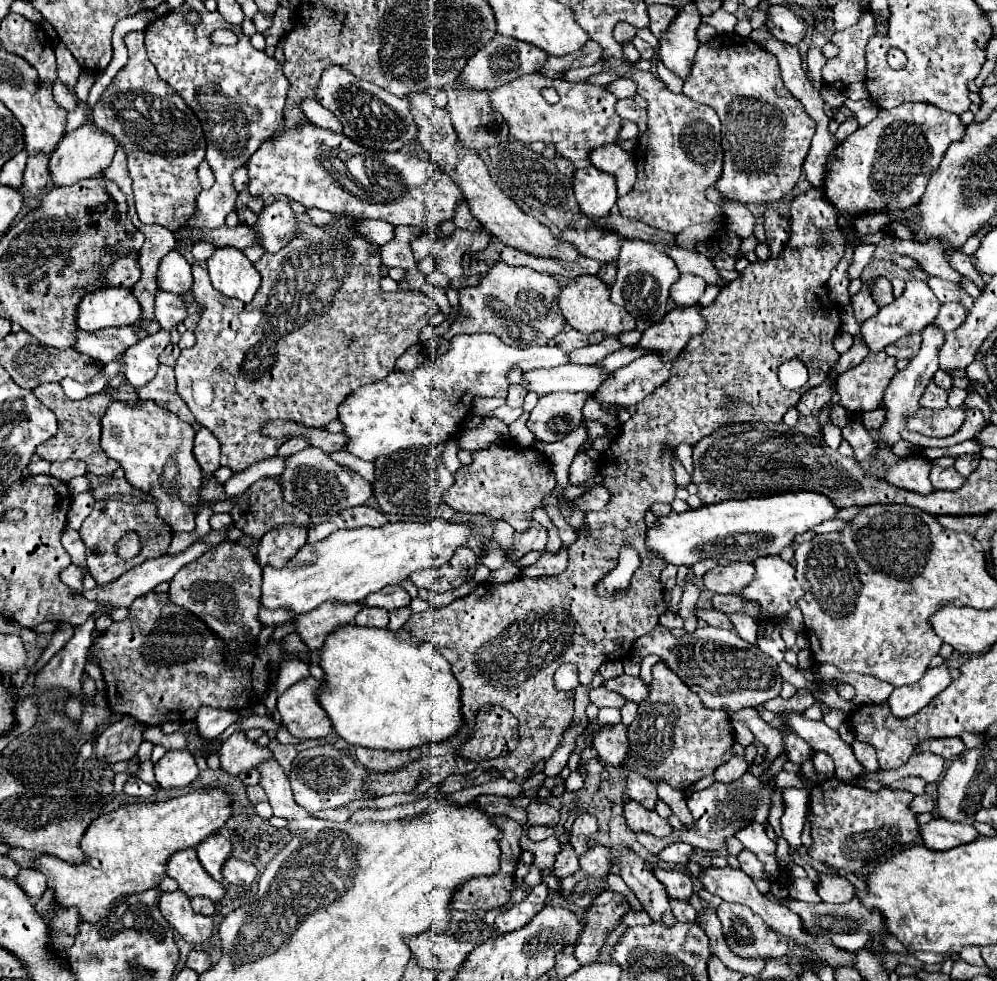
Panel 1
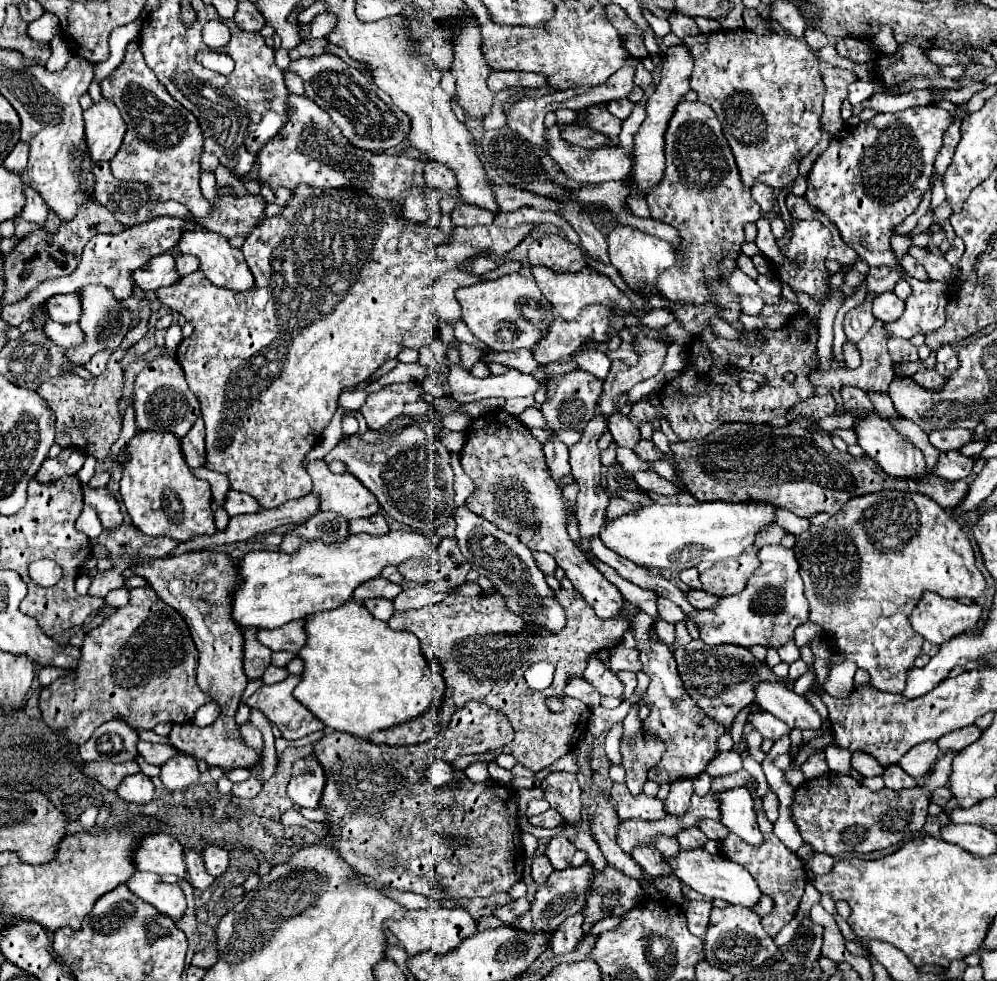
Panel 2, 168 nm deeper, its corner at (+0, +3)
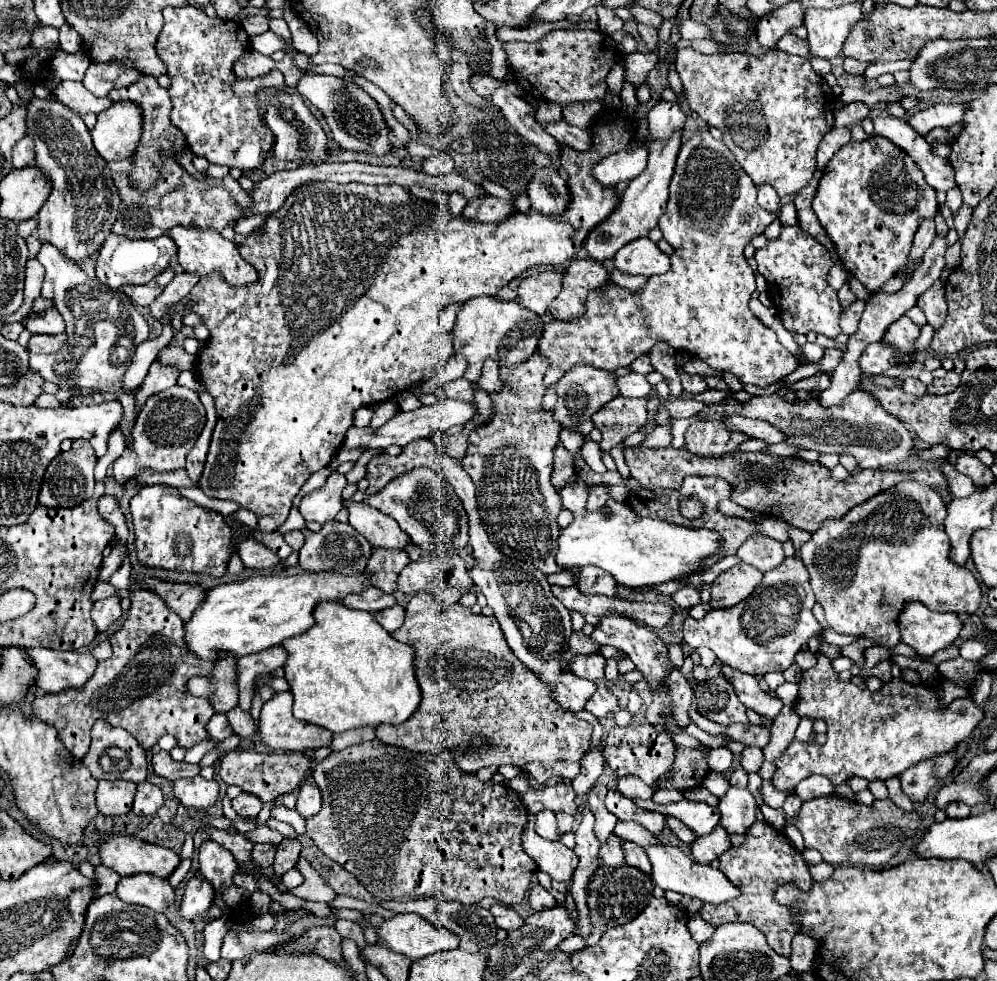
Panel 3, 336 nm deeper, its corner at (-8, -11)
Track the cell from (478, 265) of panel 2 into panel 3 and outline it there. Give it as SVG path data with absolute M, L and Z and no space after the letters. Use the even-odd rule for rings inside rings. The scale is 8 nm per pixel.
M455 303L447 306L444 310L441 311L439 315L439 323L443 330L450 332L453 329L457 313L461 306L462 304Z

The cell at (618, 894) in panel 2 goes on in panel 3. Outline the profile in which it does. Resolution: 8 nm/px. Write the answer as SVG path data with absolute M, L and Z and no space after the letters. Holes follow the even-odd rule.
M601 866L599 872L595 872L595 876L591 878L591 884L587 886L587 890L589 890L589 910L591 910L591 920L593 920L593 934L585 940L587 946L595 946L601 940L603 930L631 922L653 898L651 894L653 882L641 870L631 868L631 866L623 866L623 868Z

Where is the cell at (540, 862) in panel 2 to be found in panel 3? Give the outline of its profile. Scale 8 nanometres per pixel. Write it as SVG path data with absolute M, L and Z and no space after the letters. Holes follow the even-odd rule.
M541 884L539 886L535 886L533 890L531 890L531 896L529 896L529 902L531 902L531 908L533 910L545 910L545 908L551 908L551 906L555 906L555 898L551 896L551 892L549 890L545 890Z

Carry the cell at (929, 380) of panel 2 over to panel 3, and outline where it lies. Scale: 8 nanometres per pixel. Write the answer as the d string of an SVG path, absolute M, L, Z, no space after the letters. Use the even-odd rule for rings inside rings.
M949 372L945 378L937 378L927 386L929 394L949 394L959 386L961 378L955 372Z

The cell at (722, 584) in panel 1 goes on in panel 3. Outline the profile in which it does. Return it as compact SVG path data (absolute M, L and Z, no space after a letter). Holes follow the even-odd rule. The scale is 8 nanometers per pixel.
M745 562L729 568L727 572L719 574L717 580L709 586L711 608L731 608L743 602L755 590L761 578L763 578L763 572Z

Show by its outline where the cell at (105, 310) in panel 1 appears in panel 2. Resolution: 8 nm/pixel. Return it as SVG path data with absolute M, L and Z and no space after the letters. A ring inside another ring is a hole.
M57 294L45 302L45 312L51 320L61 324L71 324L79 320L79 296L77 294Z

